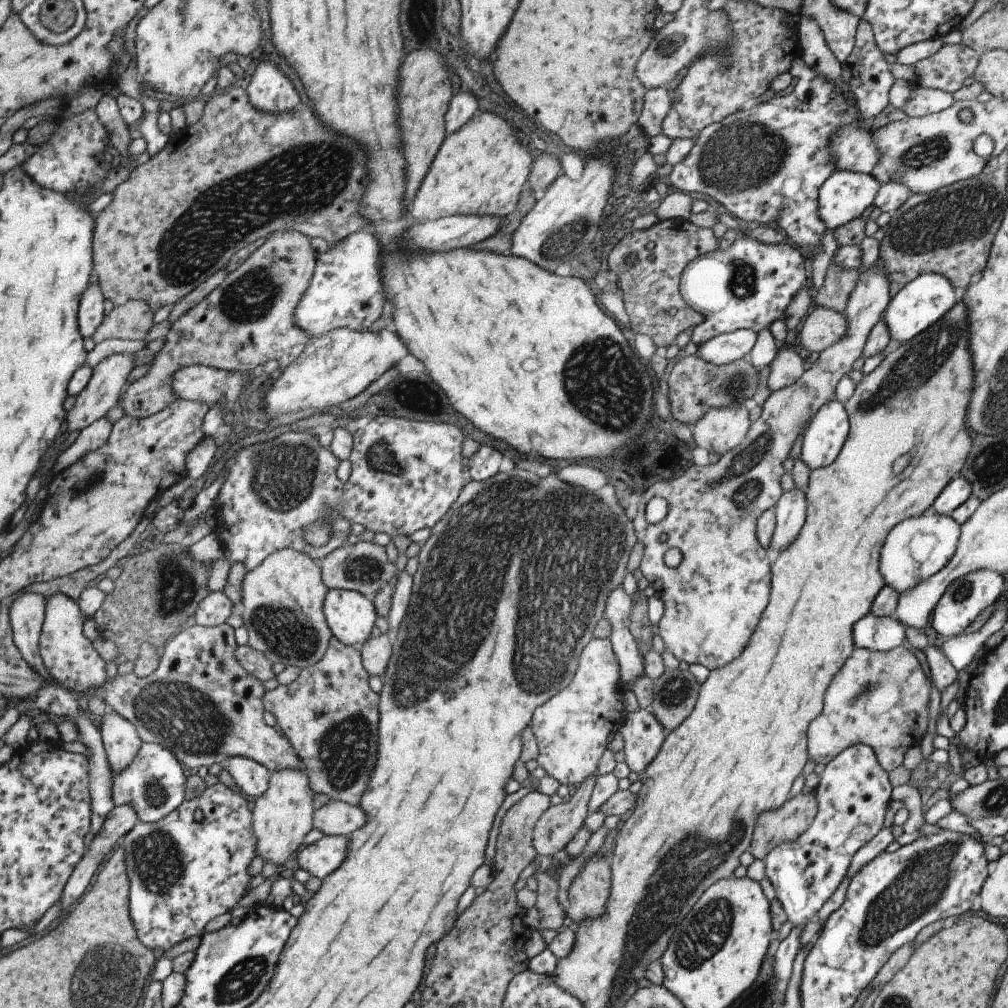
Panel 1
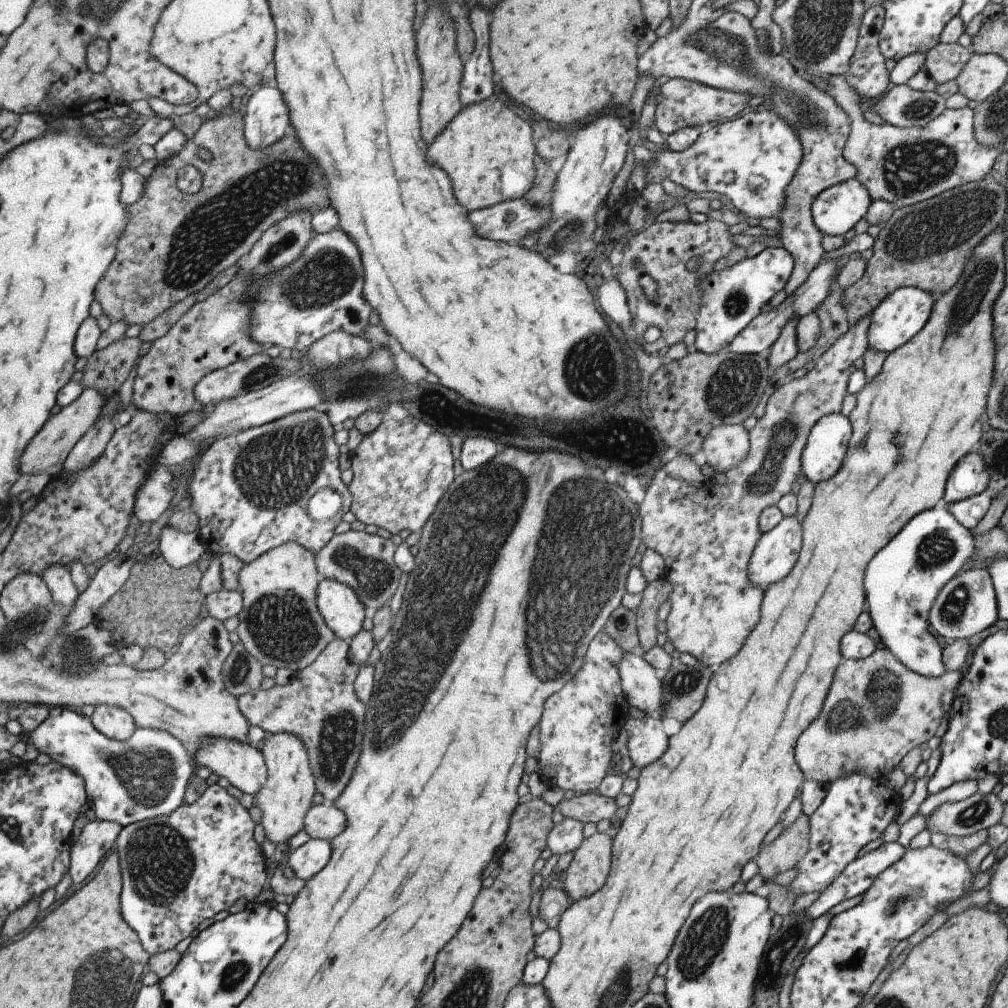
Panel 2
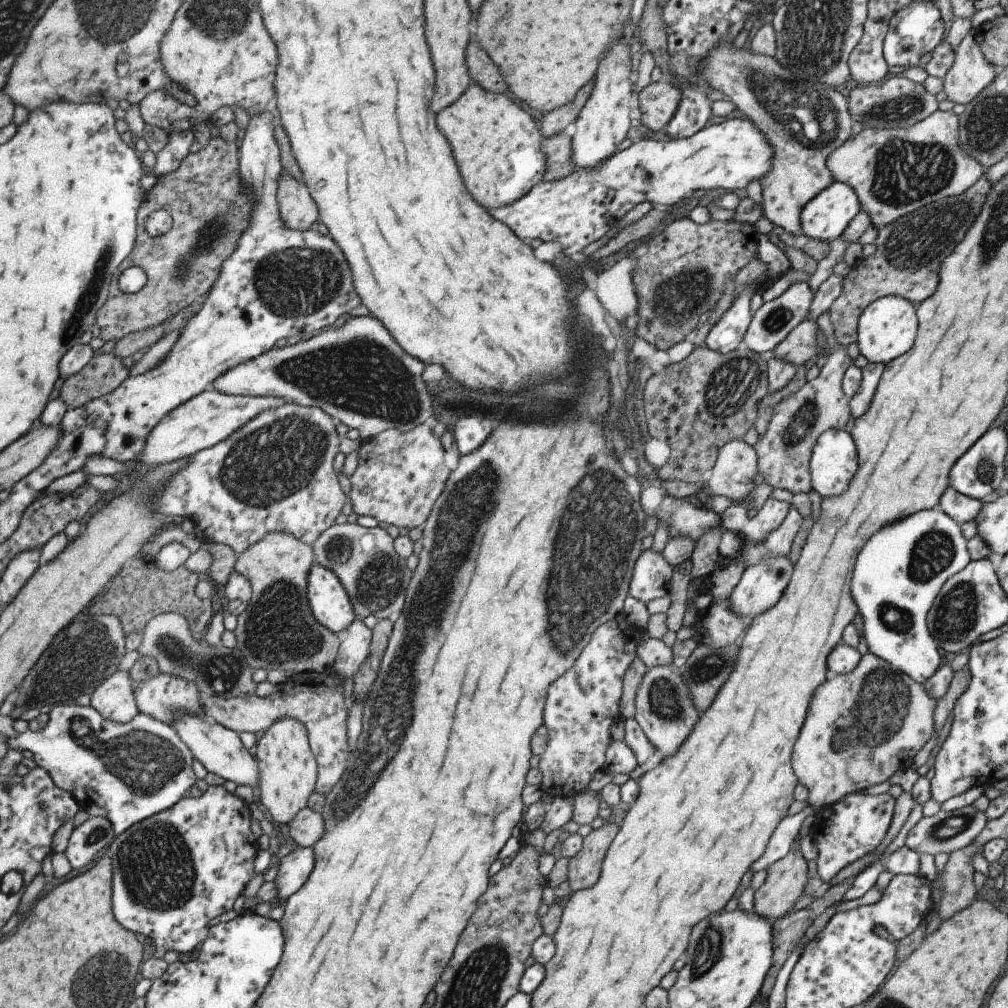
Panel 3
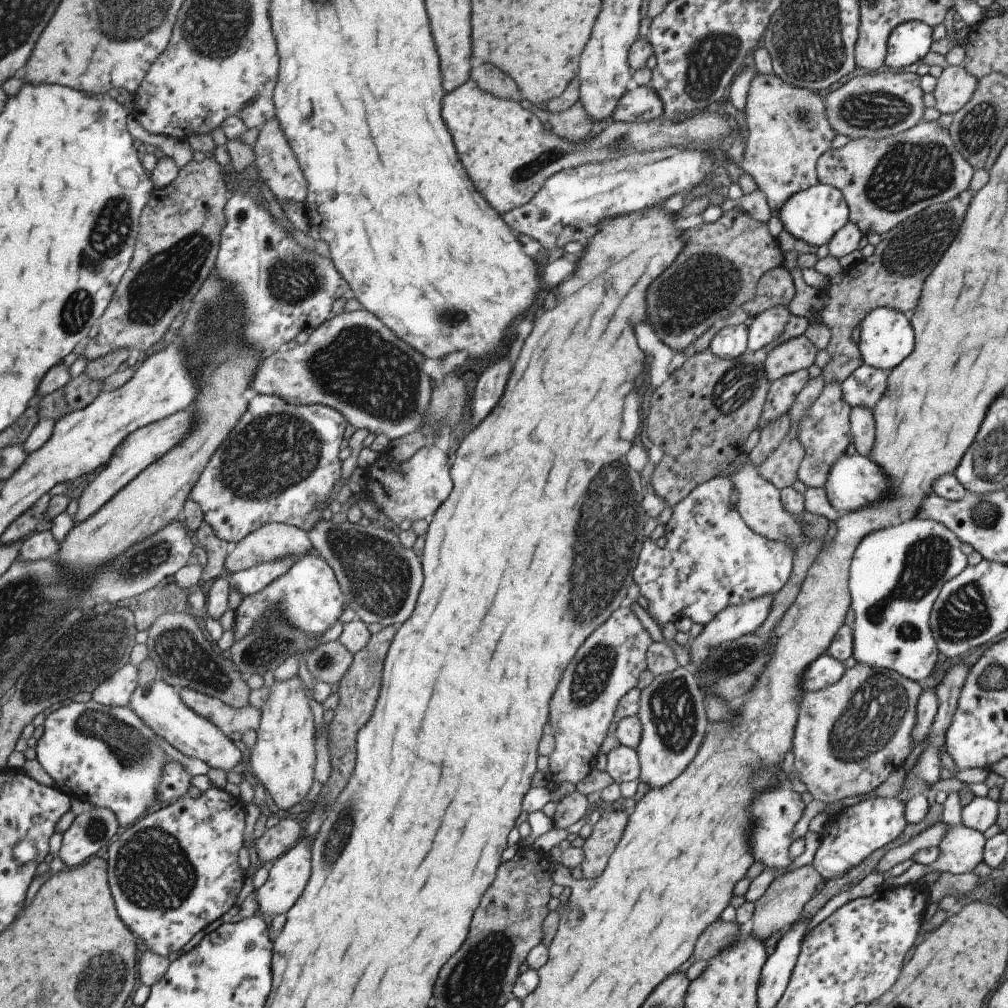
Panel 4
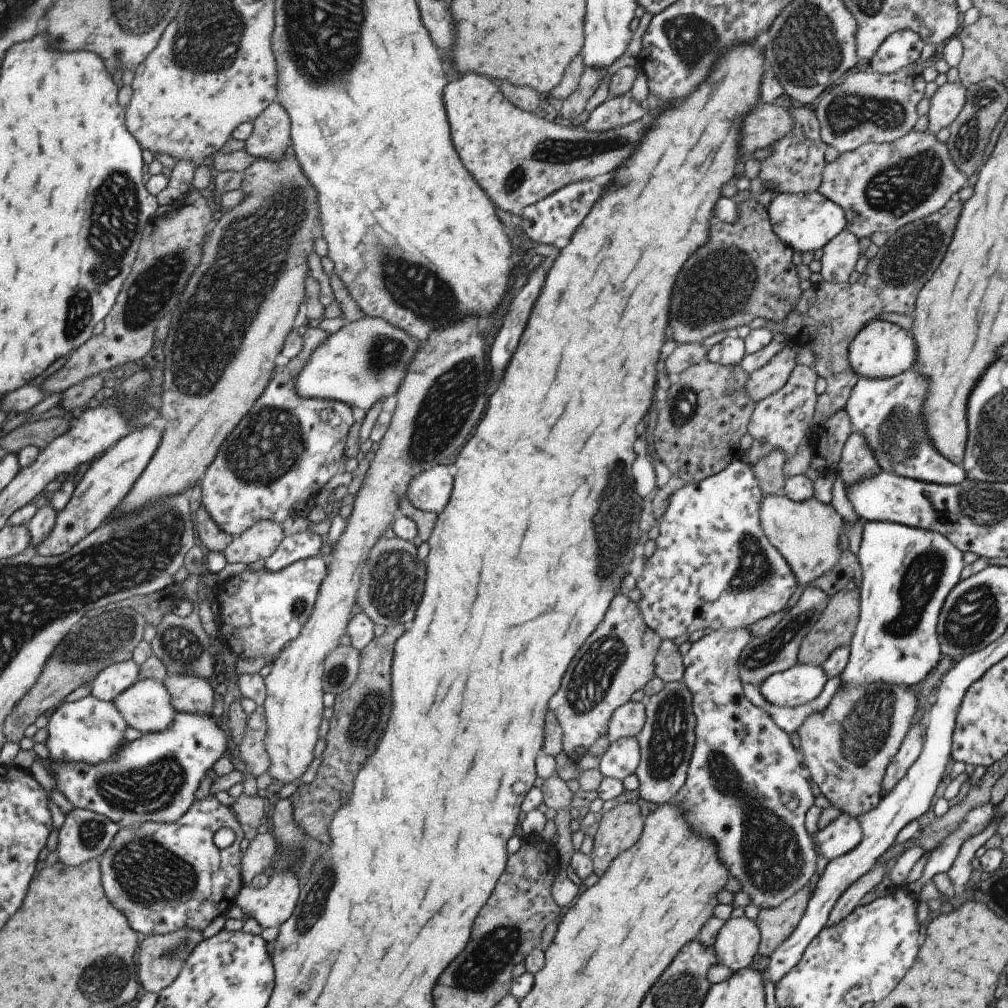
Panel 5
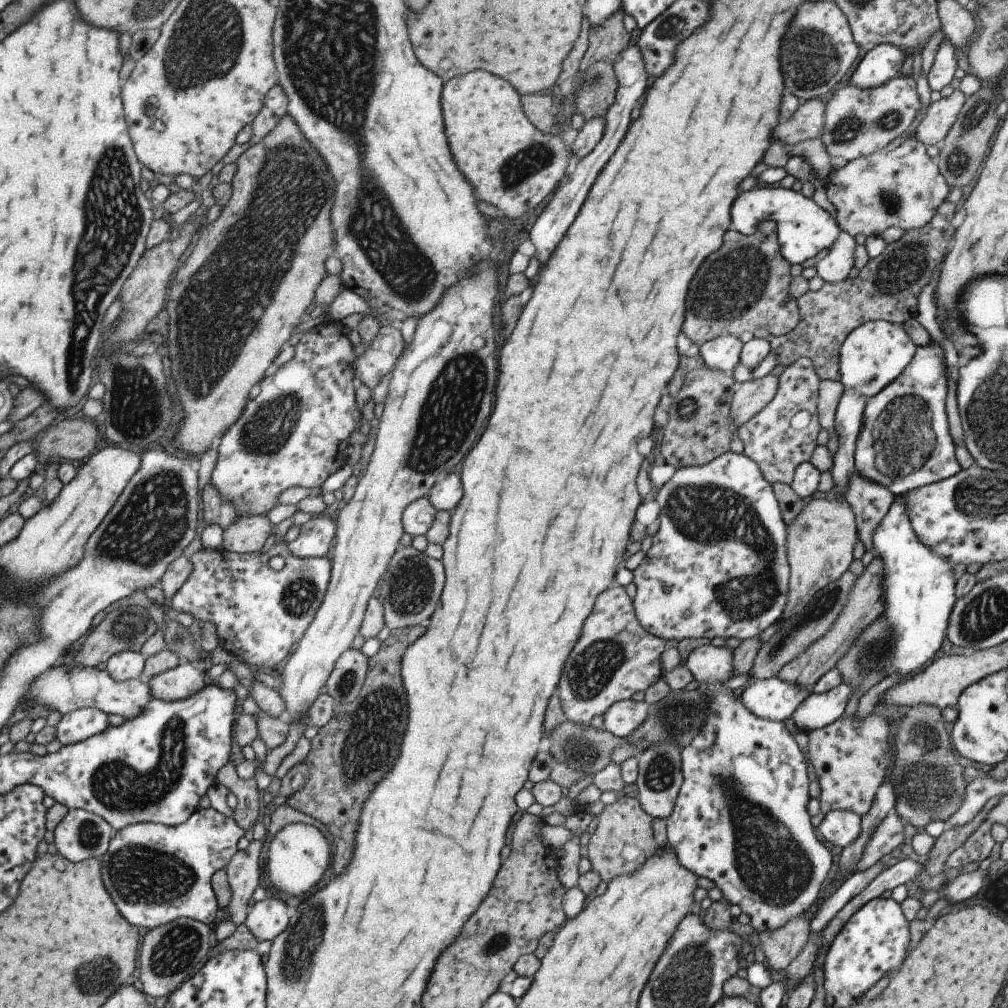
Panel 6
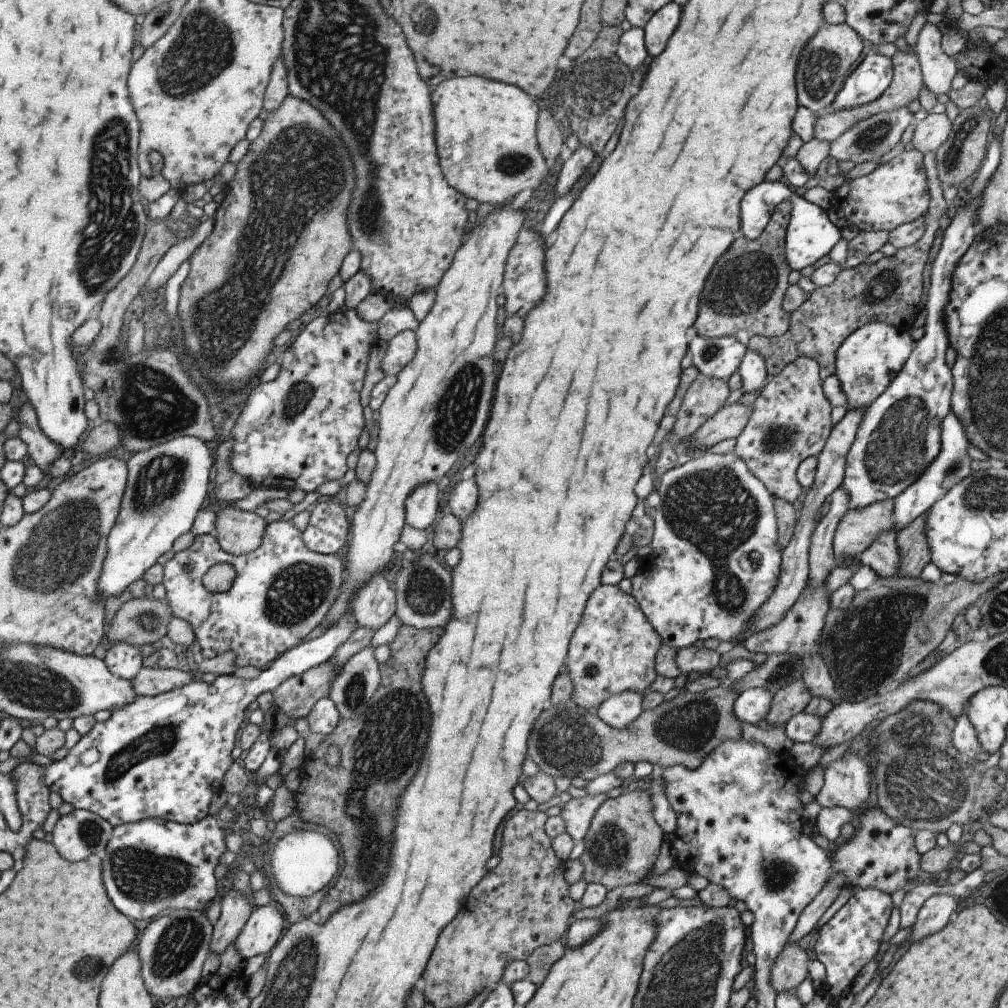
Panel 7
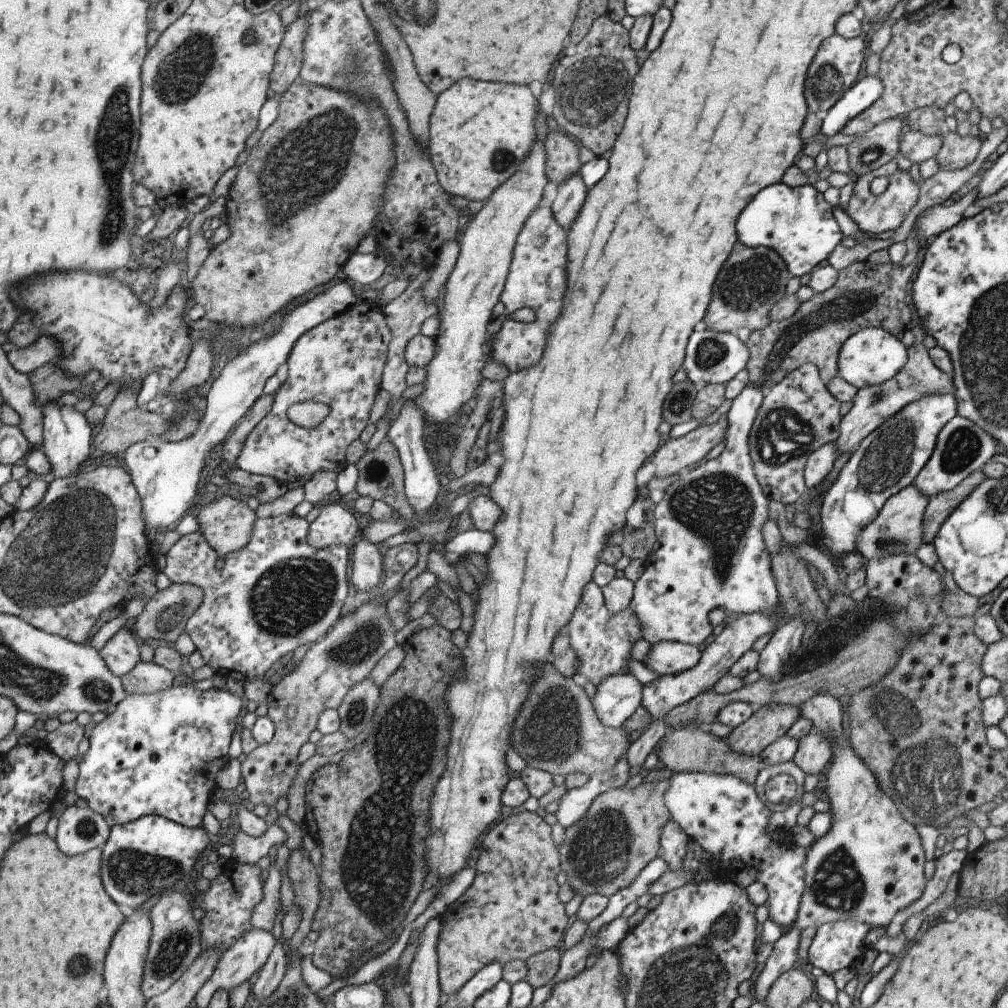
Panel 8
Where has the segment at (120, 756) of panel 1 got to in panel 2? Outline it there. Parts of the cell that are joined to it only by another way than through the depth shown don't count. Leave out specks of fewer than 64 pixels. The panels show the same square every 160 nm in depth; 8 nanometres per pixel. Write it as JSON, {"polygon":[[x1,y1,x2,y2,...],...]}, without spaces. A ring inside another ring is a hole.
{"polygon":[[98,704,94,705,90,715,93,726,101,734,117,741,124,741,137,728,132,716,120,706]]}

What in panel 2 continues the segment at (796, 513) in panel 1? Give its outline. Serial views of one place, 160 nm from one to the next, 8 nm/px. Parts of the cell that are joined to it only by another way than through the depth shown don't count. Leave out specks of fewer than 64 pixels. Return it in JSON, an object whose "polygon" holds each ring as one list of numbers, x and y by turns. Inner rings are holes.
{"polygon":[[782,517,769,531,763,533,753,547,747,565,747,578,756,587,779,582,793,568,801,542,801,527,797,519]]}

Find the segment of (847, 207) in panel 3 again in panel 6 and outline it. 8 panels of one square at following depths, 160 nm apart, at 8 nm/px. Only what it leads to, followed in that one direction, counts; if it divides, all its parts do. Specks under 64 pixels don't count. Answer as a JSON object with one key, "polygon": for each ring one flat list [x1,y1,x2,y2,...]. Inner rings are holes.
{"polygon":[[767,186,743,192,735,198,729,216,731,216,731,230,744,234,753,233,757,224,763,220,773,222,781,257,787,260,789,265,801,265,820,250,829,248,840,232,833,217,811,198,802,196,797,188,785,190,785,188],[741,214,743,214,743,228,741,228]]}

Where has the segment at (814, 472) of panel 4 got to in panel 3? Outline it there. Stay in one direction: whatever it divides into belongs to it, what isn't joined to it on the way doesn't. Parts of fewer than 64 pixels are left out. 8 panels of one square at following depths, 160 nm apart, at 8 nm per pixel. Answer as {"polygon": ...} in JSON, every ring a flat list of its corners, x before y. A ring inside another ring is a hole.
{"polygon":[[838,346,824,362,819,363,817,377,807,381,792,396,775,405,765,432,759,436,753,448,756,452,756,467,764,476,764,483,774,488,809,493,812,490,808,464,817,437,829,429,843,429,849,420,848,398,843,394,841,383,850,358,844,348]]}

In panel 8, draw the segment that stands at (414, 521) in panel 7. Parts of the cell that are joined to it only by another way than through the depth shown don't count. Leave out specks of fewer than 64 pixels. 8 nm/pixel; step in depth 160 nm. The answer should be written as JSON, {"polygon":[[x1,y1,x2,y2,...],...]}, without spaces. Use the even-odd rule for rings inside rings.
{"polygon":[[411,399,403,402,403,406,397,412,397,418,390,424,386,438,393,444,402,467,403,492,407,506,413,510,414,514,426,512,435,502,437,494,444,483,440,478,440,472,427,455,425,447,425,428,423,426,423,412,419,406]]}

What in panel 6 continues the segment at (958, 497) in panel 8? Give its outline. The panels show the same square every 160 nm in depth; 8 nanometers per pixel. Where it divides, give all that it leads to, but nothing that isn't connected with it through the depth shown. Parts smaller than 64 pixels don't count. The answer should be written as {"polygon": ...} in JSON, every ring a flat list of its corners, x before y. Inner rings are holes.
{"polygon":[[874,556,873,560,864,566,860,576,857,576,853,580,853,586,849,590,849,596,847,596,847,604,843,606,843,610,839,612,837,620,833,622,833,626,825,632,824,636,821,636,818,640,811,642,805,648,805,651,799,656,795,656,793,660,789,660,776,675,779,680,785,680,785,682,793,682,793,684,799,684,799,686,805,686,807,690,811,690,815,685,815,682,827,672,831,670,833,666,837,663,837,660,841,658,849,644,855,640,855,636,865,628,869,626,875,618,879,617,881,614,881,596,883,596,883,566,881,566,881,558]]}

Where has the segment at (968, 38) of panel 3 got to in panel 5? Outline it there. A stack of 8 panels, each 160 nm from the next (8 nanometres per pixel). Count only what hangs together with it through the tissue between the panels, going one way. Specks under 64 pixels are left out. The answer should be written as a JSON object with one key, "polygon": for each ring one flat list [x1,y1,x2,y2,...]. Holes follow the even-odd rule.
{"polygon":[[945,83,937,87,929,99,927,131,937,134,941,128,949,126,965,104,966,86,962,83]]}

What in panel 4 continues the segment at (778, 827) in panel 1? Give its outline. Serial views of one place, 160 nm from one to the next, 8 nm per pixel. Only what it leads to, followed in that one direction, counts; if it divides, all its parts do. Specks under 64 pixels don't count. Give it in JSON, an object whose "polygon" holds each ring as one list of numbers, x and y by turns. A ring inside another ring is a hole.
{"polygon":[[812,863,773,879,763,894,754,902,754,911,750,918,752,924,750,934,762,942,765,938,769,938,769,934,777,933,795,923,804,909,805,903,823,882,822,876,813,868]]}

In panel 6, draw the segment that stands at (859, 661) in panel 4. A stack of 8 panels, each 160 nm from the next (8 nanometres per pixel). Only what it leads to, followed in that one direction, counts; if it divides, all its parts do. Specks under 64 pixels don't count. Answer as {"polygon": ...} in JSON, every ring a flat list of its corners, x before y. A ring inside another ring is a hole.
{"polygon":[[894,502,887,510,887,513,881,522,877,524,877,528,871,534,871,546,873,546,873,554,877,558,881,558,881,566,883,566,883,596,881,596,881,614,887,624,891,626,891,634,889,634,889,666,885,670,885,678,891,674,897,674,899,680,903,675,912,674,921,670,931,657,939,650,943,642,945,628,947,628,947,618,951,614,953,602,955,602,955,580,953,578,953,564,947,558,941,558,937,554,933,554,933,550,927,550,919,538,915,536,910,528,909,520,905,516,901,503],[839,682,837,688,831,688,824,694,811,693,793,710,790,719,803,732,813,728,823,728,835,718,839,718,845,709,853,688,845,682]]}

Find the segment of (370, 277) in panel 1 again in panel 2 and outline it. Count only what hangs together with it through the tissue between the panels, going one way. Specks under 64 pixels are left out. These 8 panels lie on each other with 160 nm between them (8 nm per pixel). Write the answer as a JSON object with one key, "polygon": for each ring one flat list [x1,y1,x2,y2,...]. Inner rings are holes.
{"polygon":[[330,230,325,233,316,233,311,237,303,250,289,264,275,269,259,278,253,275,248,288,254,293,247,293,245,301,250,301,250,317,248,333,250,337,264,349,277,346,285,350,299,350,303,352,313,342,322,336,334,332,344,332,350,335,360,334,359,331,367,326,369,306,361,296,361,262,357,260,357,248,353,242,341,232]]}

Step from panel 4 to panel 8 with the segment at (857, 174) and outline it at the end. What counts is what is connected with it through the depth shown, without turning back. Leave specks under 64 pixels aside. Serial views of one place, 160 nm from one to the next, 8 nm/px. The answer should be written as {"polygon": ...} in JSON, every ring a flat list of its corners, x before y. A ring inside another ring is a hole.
{"polygon":[[895,159,889,160,864,176,854,178,854,183,853,192,849,196,844,211,861,232,871,235,896,230,911,208,915,206,917,196,919,196,920,182,914,182,907,171,899,171],[882,176,888,179,887,188,881,194,873,196,870,192,871,181]]}

